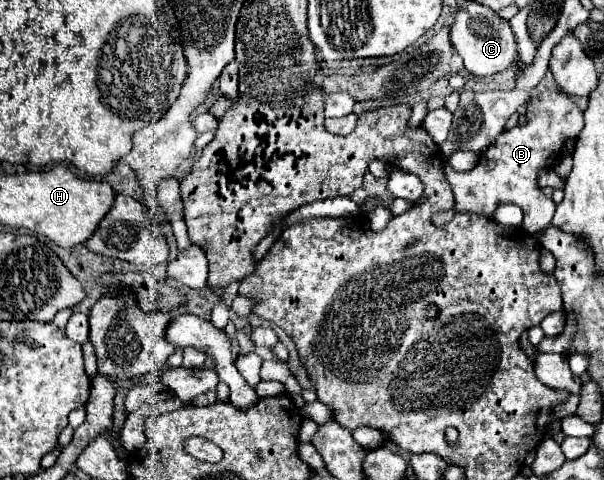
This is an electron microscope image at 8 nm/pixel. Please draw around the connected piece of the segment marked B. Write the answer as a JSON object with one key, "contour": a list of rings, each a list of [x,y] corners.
{"contour":[[[543,92],[535,96],[527,106],[527,122],[505,130],[497,142],[479,158],[477,166],[469,172],[455,172],[445,164],[447,180],[455,194],[453,212],[485,214],[493,218],[493,210],[501,204],[515,204],[523,210],[523,228],[529,234],[542,231],[550,225],[553,217],[553,200],[547,198],[539,184],[537,172],[555,166],[563,142],[577,136],[583,128],[583,112],[569,100],[565,92]]]}

